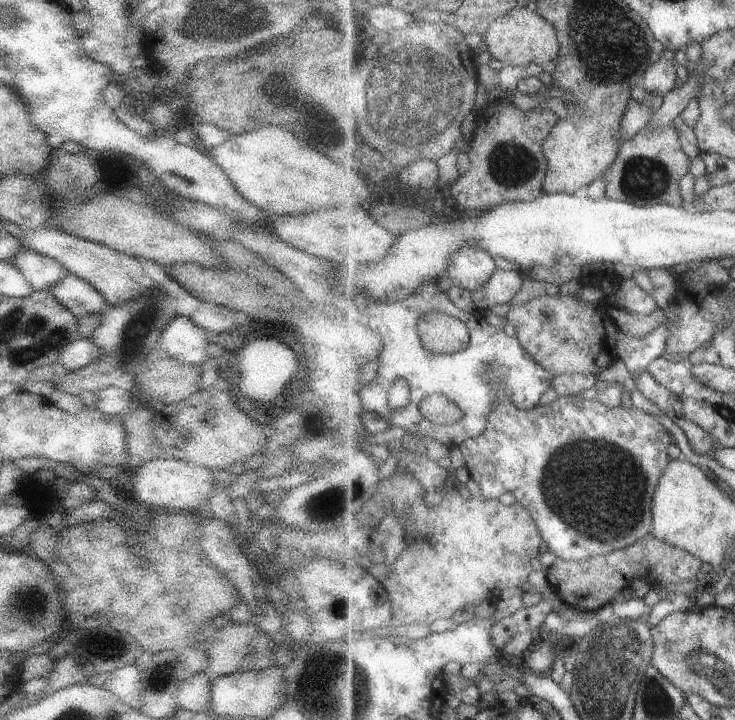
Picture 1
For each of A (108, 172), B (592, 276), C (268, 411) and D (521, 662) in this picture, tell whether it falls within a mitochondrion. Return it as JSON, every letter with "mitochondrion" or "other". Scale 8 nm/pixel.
{"A":"mitochondrion","B":"other","C":"other","D":"other"}

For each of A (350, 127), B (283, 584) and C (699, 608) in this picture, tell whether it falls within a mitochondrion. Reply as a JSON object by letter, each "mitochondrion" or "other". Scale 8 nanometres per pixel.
{"A":"other","B":"other","C":"other"}

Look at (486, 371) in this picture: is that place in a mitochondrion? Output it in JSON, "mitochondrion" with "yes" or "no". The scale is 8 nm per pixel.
{"mitochondrion":"yes"}

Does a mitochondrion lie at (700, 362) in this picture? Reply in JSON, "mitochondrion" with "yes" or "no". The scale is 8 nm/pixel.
{"mitochondrion":"no"}

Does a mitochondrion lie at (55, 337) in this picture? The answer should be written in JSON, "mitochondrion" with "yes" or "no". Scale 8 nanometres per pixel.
{"mitochondrion":"yes"}

